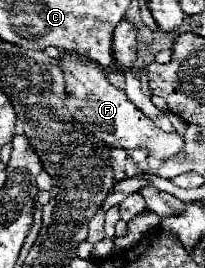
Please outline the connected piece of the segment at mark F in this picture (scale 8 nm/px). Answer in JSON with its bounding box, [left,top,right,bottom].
[61,51,183,159]

